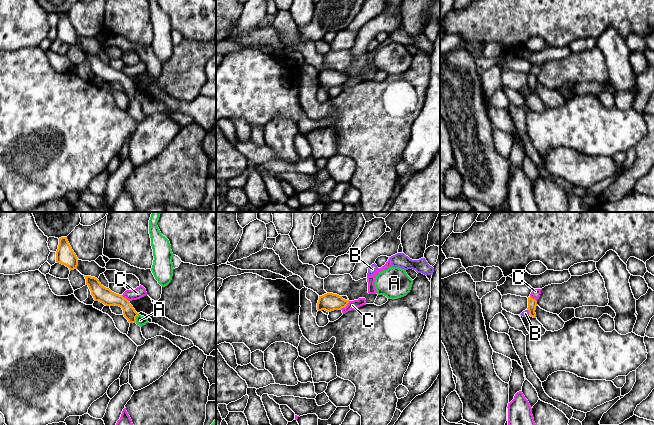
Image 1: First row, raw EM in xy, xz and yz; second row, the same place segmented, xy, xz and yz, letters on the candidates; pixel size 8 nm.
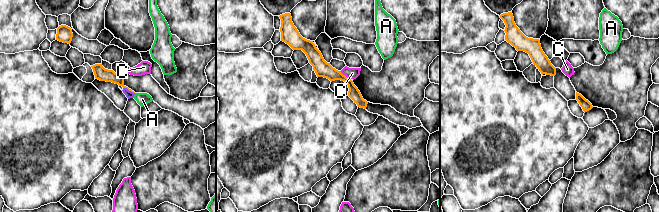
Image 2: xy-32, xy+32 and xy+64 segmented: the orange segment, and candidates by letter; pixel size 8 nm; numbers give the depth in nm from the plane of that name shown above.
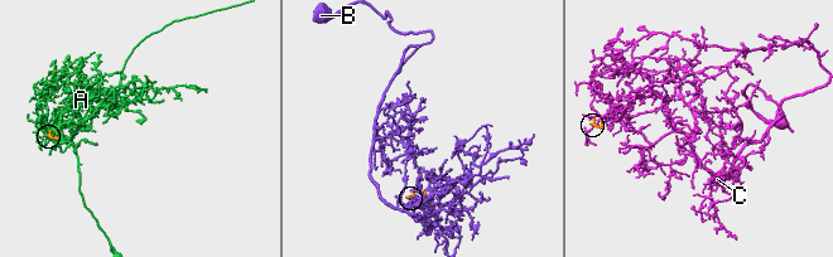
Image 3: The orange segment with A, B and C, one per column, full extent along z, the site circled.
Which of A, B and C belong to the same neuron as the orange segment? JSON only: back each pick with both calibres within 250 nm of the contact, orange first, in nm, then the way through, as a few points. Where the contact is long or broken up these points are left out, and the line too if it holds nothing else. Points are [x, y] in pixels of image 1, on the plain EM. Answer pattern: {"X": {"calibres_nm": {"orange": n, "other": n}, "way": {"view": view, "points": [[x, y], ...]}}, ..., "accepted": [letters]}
{"accepted": []}

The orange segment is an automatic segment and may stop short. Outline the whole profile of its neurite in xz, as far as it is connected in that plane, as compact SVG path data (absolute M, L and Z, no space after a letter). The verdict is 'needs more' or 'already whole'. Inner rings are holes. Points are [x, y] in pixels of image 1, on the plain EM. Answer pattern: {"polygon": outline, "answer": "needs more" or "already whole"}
{"polygon": "M326 69L322 72L319 72L317 86L325 86L327 88L341 86L342 84L345 84L348 79L349 76L343 75L342 72L333 69Z", "answer": "already whole"}

